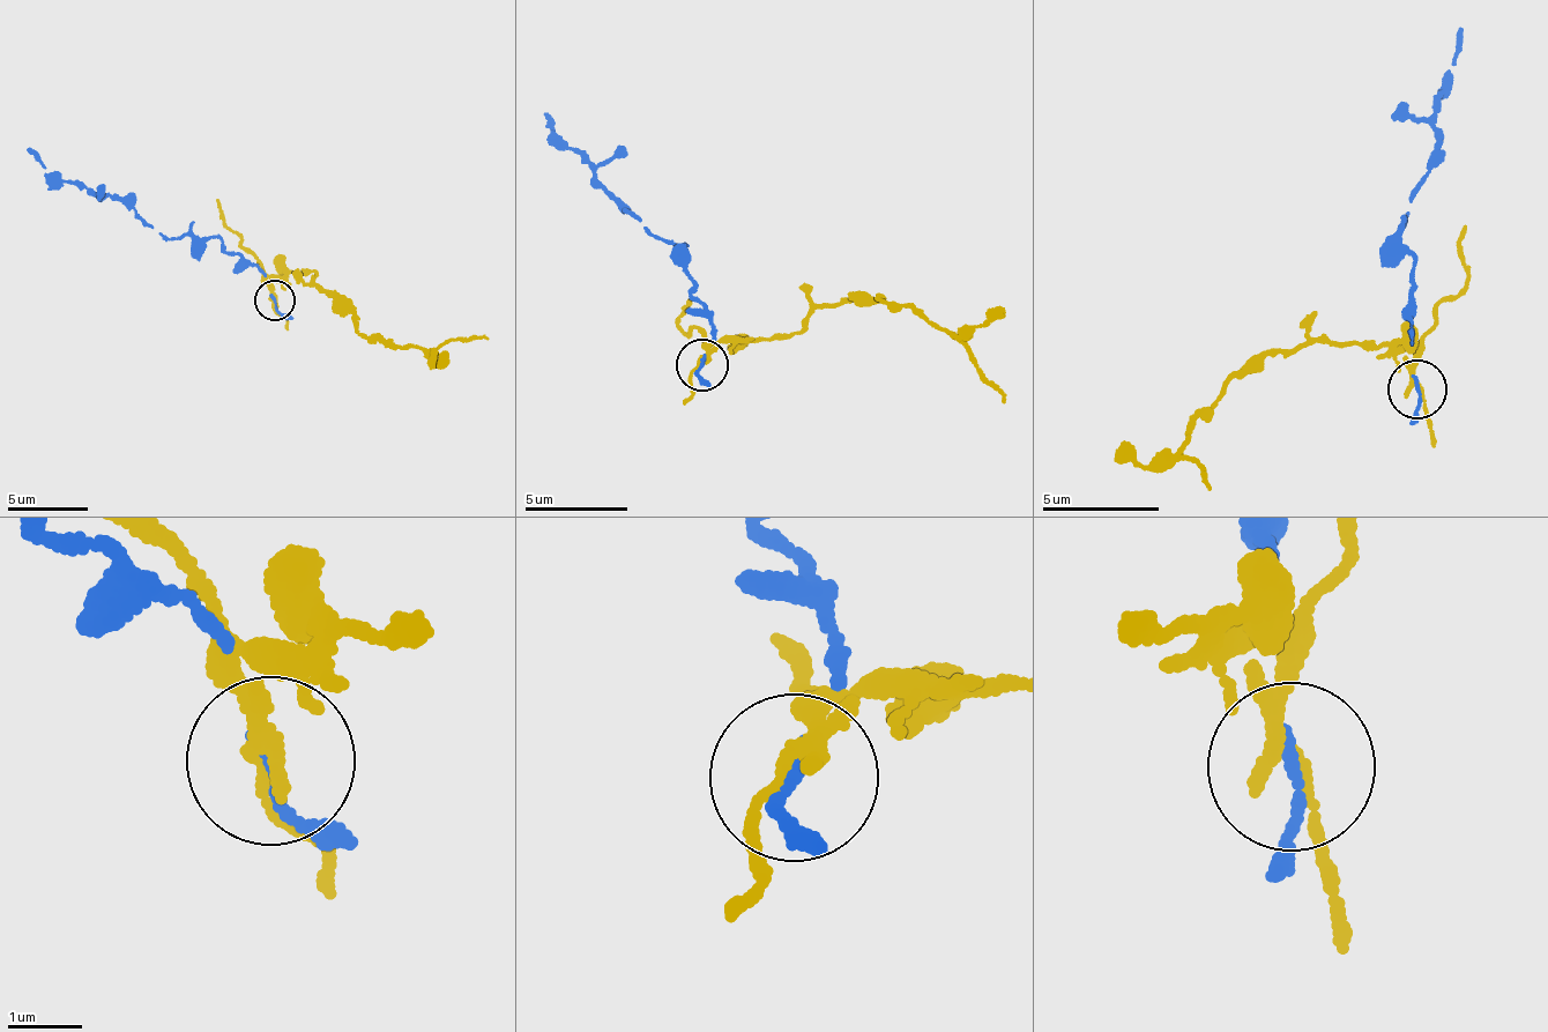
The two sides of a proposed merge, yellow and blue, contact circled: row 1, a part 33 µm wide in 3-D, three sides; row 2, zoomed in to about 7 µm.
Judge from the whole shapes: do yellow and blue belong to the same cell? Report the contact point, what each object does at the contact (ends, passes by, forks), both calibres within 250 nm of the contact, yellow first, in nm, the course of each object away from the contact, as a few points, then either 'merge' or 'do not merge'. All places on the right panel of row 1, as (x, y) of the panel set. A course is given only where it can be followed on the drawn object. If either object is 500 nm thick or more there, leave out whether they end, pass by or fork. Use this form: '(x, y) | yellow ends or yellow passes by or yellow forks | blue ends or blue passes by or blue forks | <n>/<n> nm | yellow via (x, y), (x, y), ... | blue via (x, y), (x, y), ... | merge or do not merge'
(1418, 388) | yellow passes by | blue ends | 200/170 nm | yellow via (1416, 390), (1404, 357), (1355, 342), (1305, 344), (1260, 363), (1229, 383), (1176, 450), (1210, 491) | blue via (1416, 390), (1409, 347), (1411, 257), (1400, 229), (1434, 165), (1435, 112), (1448, 87), (1458, 27) | do not merge

